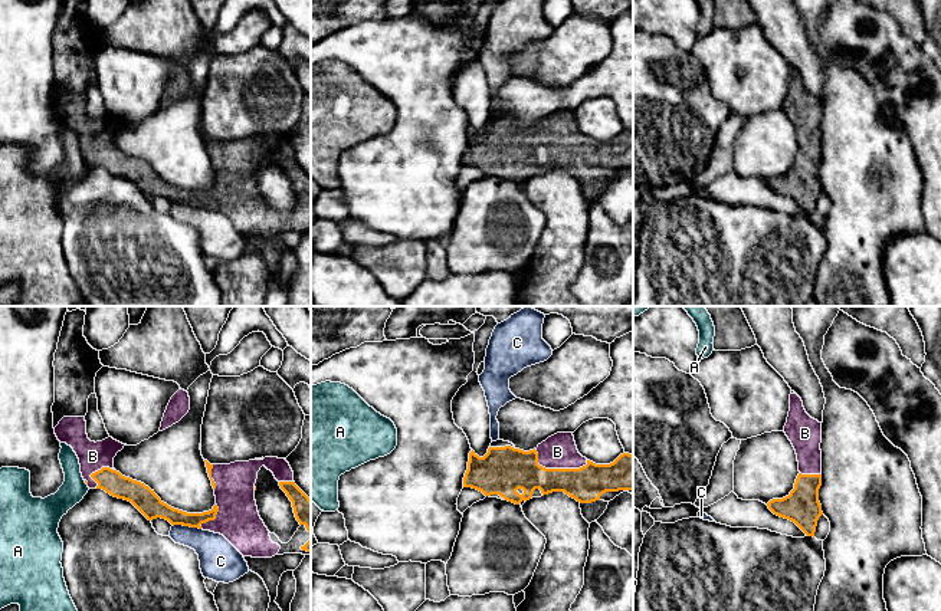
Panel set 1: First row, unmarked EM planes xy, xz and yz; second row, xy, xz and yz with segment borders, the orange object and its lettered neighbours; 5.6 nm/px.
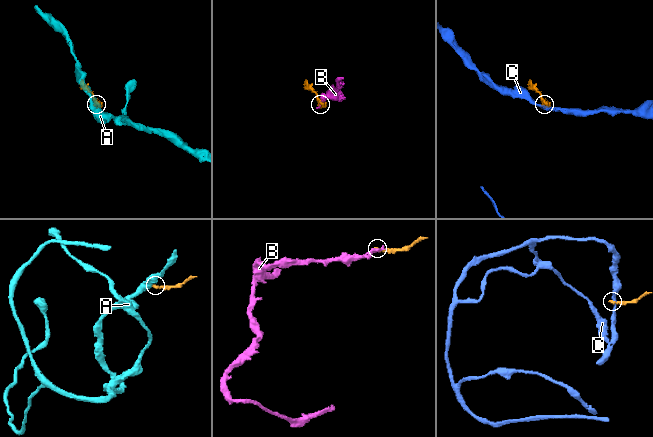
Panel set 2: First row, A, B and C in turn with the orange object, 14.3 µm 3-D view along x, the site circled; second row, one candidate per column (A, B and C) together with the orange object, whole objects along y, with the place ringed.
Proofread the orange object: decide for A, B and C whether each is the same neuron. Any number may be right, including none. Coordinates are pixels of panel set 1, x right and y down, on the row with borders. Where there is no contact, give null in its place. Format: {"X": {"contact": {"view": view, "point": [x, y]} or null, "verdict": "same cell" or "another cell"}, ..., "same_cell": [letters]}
{"A": {"contact": {"view": "xy", "point": [85, 482]}, "verdict": "another cell"}, "B": {"contact": {"view": "xz", "point": [557, 469]}, "verdict": "same cell"}, "C": {"contact": {"view": "xy", "point": [187, 525]}, "verdict": "another cell"}, "same_cell": ["B"]}

